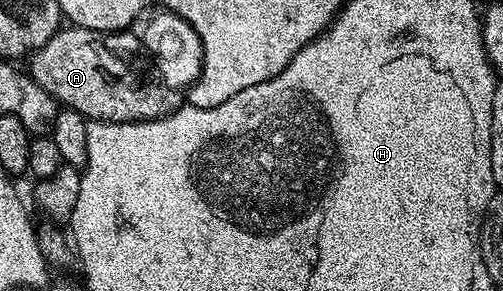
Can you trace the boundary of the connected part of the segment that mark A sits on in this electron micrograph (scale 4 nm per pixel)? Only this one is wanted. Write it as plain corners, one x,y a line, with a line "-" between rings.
63,26
41,49
29,56
28,74
36,81
36,85
40,85
40,89
57,99
63,108
78,111
86,120
96,123
139,123
163,119
183,106
183,92
156,77
155,68
149,62
130,64
124,56
109,51
98,39
101,39
99,32
89,31
86,27

